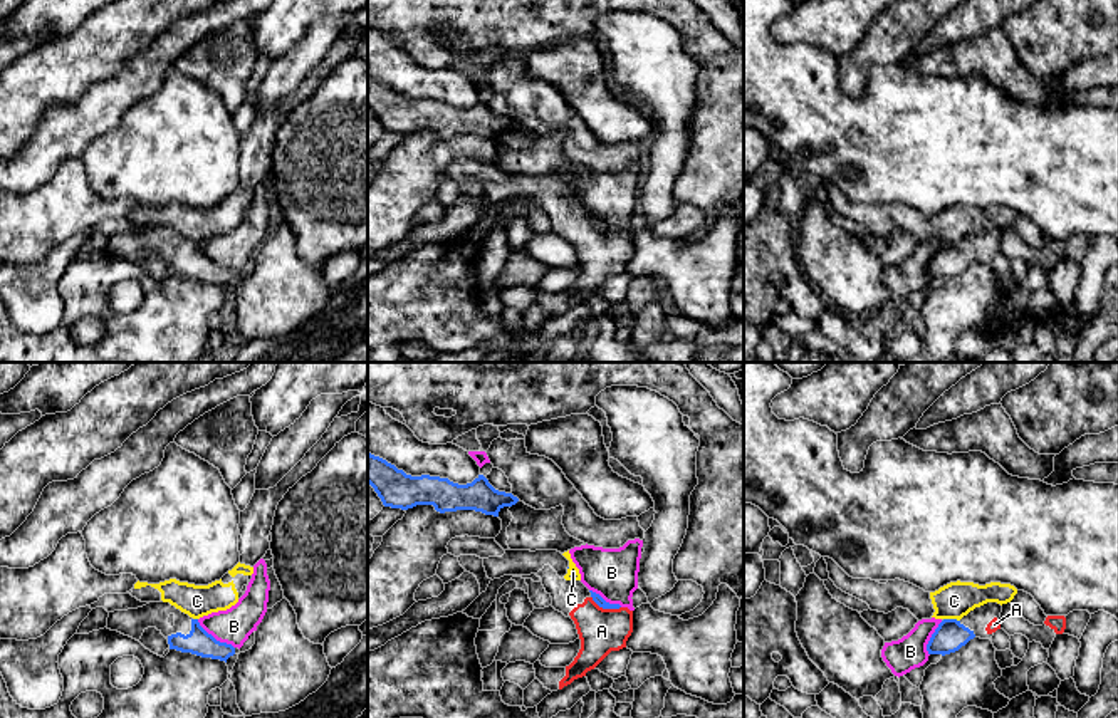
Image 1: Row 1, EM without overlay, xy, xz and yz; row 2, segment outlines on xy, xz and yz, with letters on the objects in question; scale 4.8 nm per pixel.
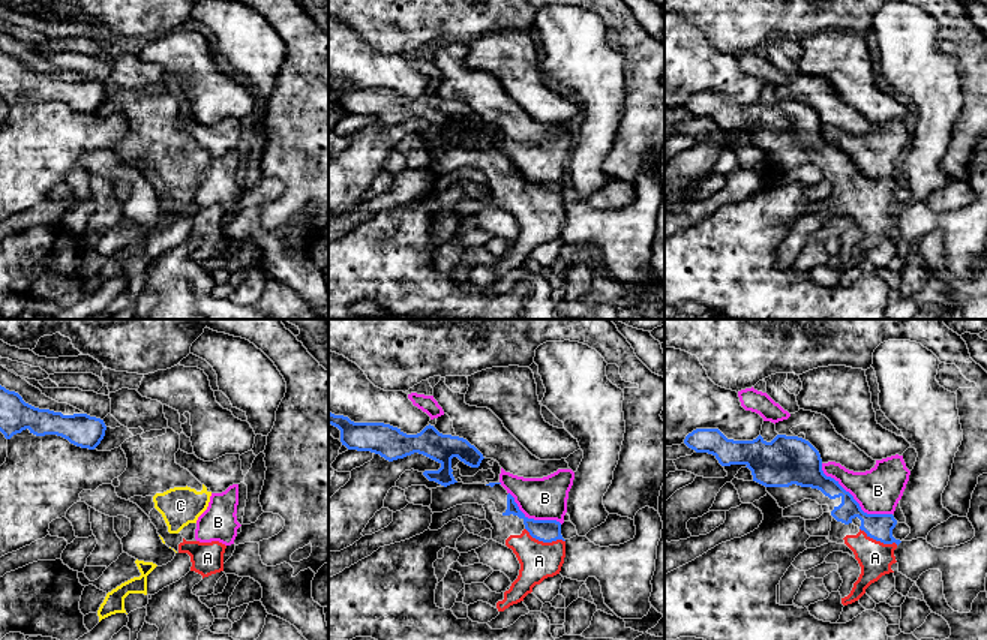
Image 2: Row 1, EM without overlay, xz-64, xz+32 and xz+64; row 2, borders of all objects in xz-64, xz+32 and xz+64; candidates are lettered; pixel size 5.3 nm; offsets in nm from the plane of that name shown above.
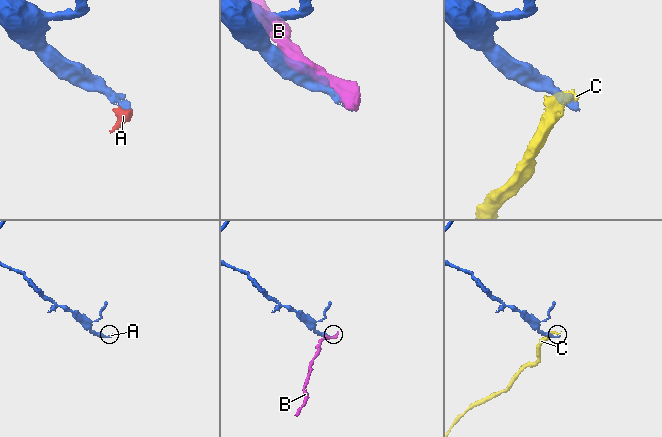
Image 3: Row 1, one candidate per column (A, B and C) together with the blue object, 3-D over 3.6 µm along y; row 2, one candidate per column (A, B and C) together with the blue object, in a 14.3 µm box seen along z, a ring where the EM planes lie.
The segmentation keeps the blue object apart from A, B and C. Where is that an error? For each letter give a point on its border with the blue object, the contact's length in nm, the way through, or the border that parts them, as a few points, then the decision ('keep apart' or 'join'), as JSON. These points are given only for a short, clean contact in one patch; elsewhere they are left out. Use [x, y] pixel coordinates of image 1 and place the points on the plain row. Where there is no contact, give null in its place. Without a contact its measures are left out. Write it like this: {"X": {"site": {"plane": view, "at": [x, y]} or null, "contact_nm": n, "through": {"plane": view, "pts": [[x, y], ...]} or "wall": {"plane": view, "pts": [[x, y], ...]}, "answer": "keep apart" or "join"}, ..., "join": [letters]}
{"A": {"site": {"plane": "xz", "at": [605, 232]}, "contact_nm": 160, "through": {"plane": "xz", "pts": [[596, 222], [605, 232], [601, 255]]}, "answer": "join"}, "B": {"site": {"plane": "xy", "at": [214, 262]}, "contact_nm": 240, "answer": "keep apart"}, "C": {"site": {"plane": "yz", "at": [952, 244]}, "contact_nm": 80, "wall": {"plane": "yz", "pts": [[944, 242], [959, 245]]}, "answer": "keep apart"}, "join": ["A"]}

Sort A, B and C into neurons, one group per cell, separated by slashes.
A / B / C

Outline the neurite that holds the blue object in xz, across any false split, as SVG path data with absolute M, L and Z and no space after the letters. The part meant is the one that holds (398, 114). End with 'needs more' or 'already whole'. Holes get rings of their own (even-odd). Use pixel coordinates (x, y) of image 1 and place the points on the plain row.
M368 77L368 107L384 131L401 134L433 129L440 138L475 134L499 141L504 131L512 131L519 126L512 117L495 114L483 99L467 109L430 99L411 101L371 77Z; already whole

